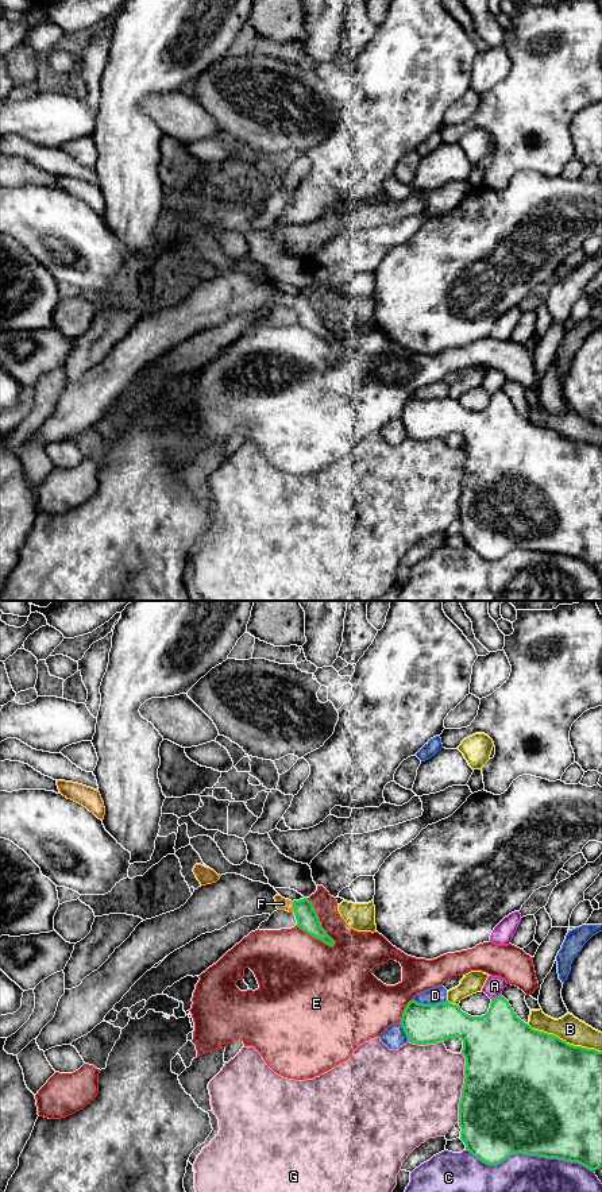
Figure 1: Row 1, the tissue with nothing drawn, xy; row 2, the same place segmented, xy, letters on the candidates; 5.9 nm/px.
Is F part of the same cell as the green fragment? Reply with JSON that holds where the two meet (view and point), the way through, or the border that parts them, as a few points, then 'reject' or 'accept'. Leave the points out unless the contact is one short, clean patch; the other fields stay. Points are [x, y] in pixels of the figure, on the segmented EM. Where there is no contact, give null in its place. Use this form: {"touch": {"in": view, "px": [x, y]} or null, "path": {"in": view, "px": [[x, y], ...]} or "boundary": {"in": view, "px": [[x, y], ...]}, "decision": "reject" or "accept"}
{"touch": {"in": "xy", "px": [293, 907]}, "path": {"in": "xy", "px": [[305, 914], [293, 907], [282, 903]]}, "decision": "accept"}

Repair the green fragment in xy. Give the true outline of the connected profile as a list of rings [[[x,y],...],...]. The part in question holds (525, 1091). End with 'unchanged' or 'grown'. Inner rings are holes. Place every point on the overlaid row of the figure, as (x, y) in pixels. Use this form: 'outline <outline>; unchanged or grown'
outline [[[502,995],[491,999],[489,1011],[482,1017],[471,1017],[463,1012],[459,1006],[452,1004],[448,1000],[436,1004],[422,1004],[416,1000],[410,1000],[402,1012],[400,1023],[408,1037],[408,1041],[412,1044],[428,1045],[447,1041],[449,1038],[460,1038],[463,1041],[462,1054],[466,1058],[466,1077],[459,1103],[459,1126],[462,1129],[460,1139],[464,1142],[466,1150],[478,1160],[487,1165],[498,1165],[512,1154],[521,1153],[526,1156],[578,1162],[593,1172],[602,1168],[602,1052],[574,1046],[553,1034],[532,1029],[517,1017],[509,1002]]]; unchanged

